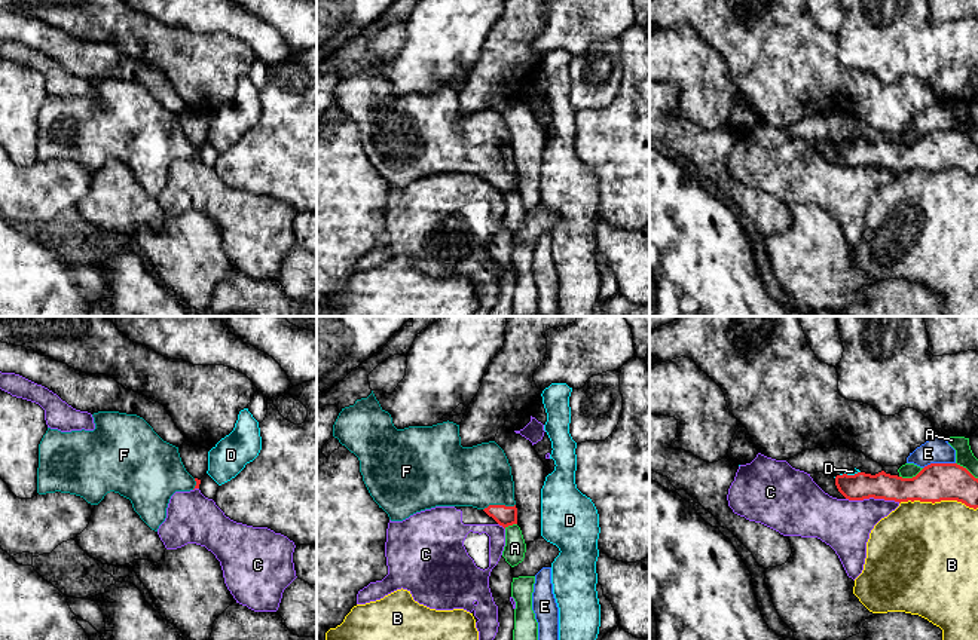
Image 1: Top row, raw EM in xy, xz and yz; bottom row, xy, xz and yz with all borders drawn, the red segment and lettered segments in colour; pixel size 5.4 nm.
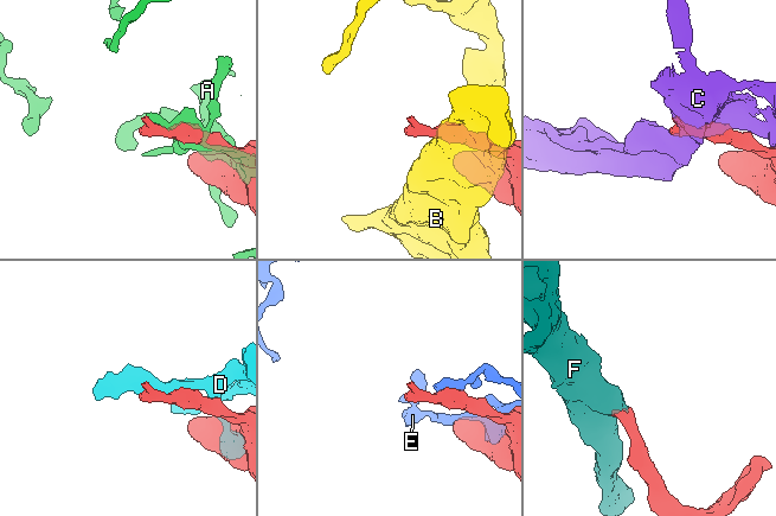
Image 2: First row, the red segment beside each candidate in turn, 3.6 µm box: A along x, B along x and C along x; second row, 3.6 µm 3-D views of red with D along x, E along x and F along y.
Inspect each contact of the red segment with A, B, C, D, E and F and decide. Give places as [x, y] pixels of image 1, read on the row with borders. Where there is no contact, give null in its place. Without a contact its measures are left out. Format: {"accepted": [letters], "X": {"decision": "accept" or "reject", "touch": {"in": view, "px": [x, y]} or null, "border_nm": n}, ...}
{"accepted": ["F"], "A": {"decision": "reject", "touch": {"in": "yz", "px": [913, 477]}, "border_nm": 140}, "B": {"decision": "reject", "touch": {"in": "yz", "px": [938, 501]}, "border_nm": 420}, "C": {"decision": "reject", "touch": {"in": "yz", "px": [873, 496]}, "border_nm": 300}, "D": {"decision": "reject", "touch": {"in": "yz", "px": [849, 475]}, "border_nm": 110}, "E": {"decision": "reject", "touch": {"in": "yz", "px": [938, 464]}, "border_nm": 180}, "F": {"decision": "accept", "touch": {"in": "xz", "px": [498, 505]}, "border_nm": 180}}

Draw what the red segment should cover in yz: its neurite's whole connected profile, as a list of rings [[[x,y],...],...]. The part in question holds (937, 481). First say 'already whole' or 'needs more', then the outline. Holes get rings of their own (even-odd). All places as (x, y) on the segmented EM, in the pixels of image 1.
already whole | [[[930,463],[916,477],[902,478],[884,471],[871,475],[837,475],[835,486],[849,500],[884,499],[895,502],[941,502],[957,500],[978,508],[978,478],[957,463]]]

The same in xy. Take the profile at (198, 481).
needs more | [[[98,411],[92,417],[94,431],[61,432],[48,428],[39,444],[37,493],[70,493],[83,497],[91,505],[98,505],[107,493],[114,492],[129,499],[140,518],[158,532],[166,518],[171,496],[175,492],[199,489],[201,480],[186,471],[178,447],[163,441],[143,417],[119,411]]]

